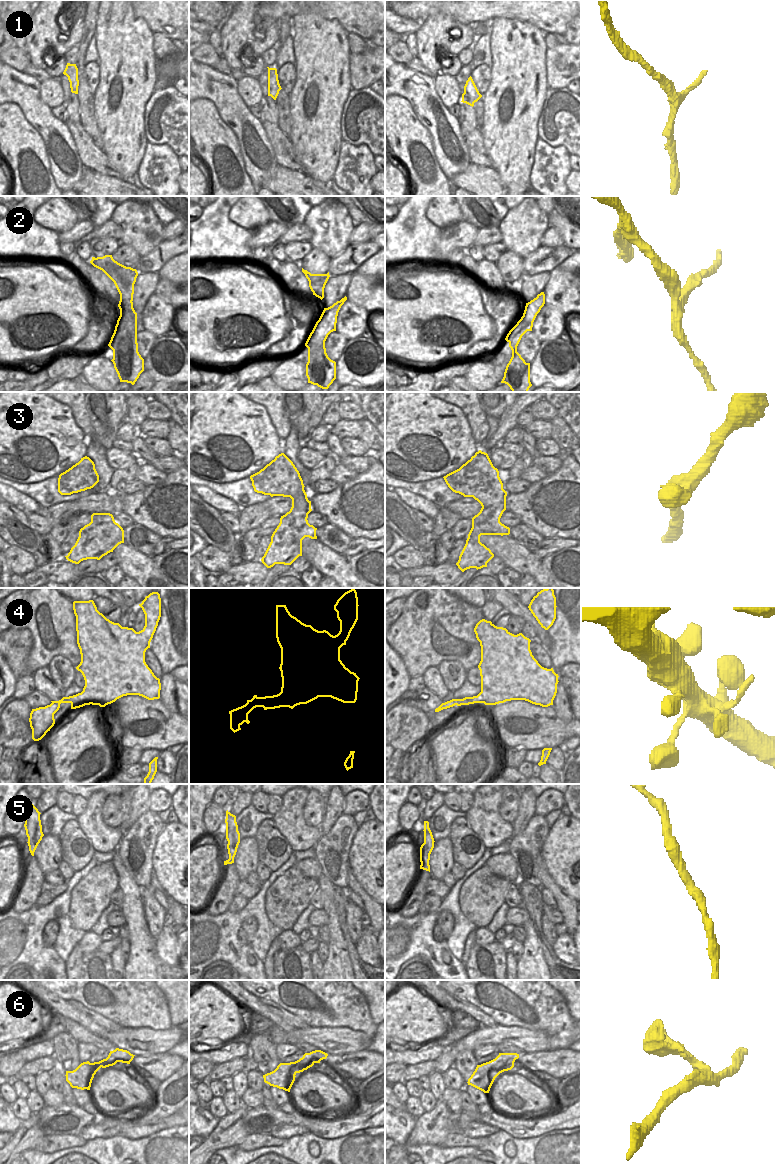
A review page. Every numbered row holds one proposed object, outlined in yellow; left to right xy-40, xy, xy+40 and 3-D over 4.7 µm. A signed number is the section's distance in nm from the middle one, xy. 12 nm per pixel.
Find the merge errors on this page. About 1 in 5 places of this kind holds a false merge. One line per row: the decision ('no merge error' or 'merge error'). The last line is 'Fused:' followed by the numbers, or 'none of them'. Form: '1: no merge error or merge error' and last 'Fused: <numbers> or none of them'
1: no merge error
2: merge error
3: no merge error
4: no merge error
5: no merge error
6: no merge error
Fused: 2

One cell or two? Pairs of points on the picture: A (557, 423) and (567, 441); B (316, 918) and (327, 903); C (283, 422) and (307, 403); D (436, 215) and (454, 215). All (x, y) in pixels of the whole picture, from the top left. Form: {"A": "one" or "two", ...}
{"A": "one", "B": "two", "C": "two", "D": "one"}

